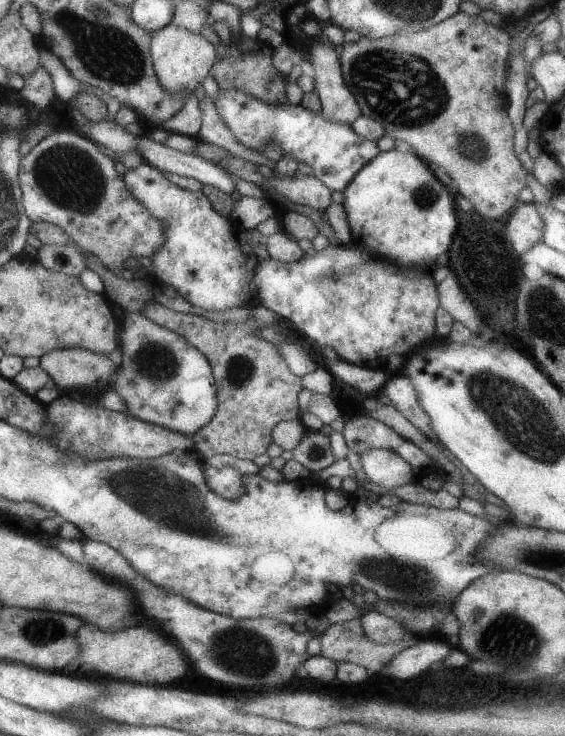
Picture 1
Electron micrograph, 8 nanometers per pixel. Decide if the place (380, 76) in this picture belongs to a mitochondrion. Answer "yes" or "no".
yes

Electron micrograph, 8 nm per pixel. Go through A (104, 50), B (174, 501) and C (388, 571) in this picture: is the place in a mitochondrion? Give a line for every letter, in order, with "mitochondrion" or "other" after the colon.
A: mitochondrion
B: mitochondrion
C: mitochondrion

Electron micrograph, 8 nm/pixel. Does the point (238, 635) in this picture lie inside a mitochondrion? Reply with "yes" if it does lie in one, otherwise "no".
yes

